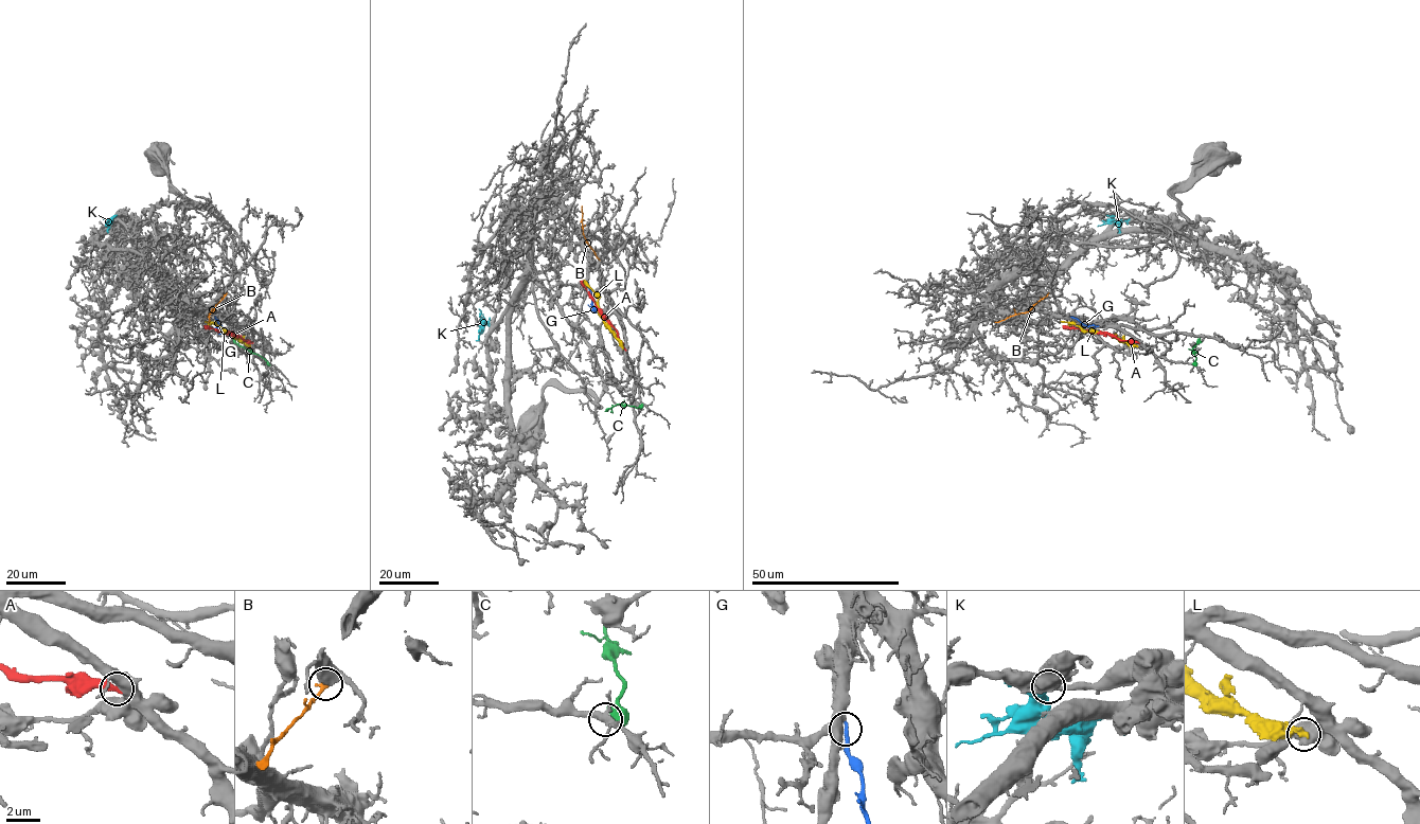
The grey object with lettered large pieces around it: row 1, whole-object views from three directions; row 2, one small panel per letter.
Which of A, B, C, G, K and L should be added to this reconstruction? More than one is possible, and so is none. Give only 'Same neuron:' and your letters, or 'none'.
Same neuron: G, K

